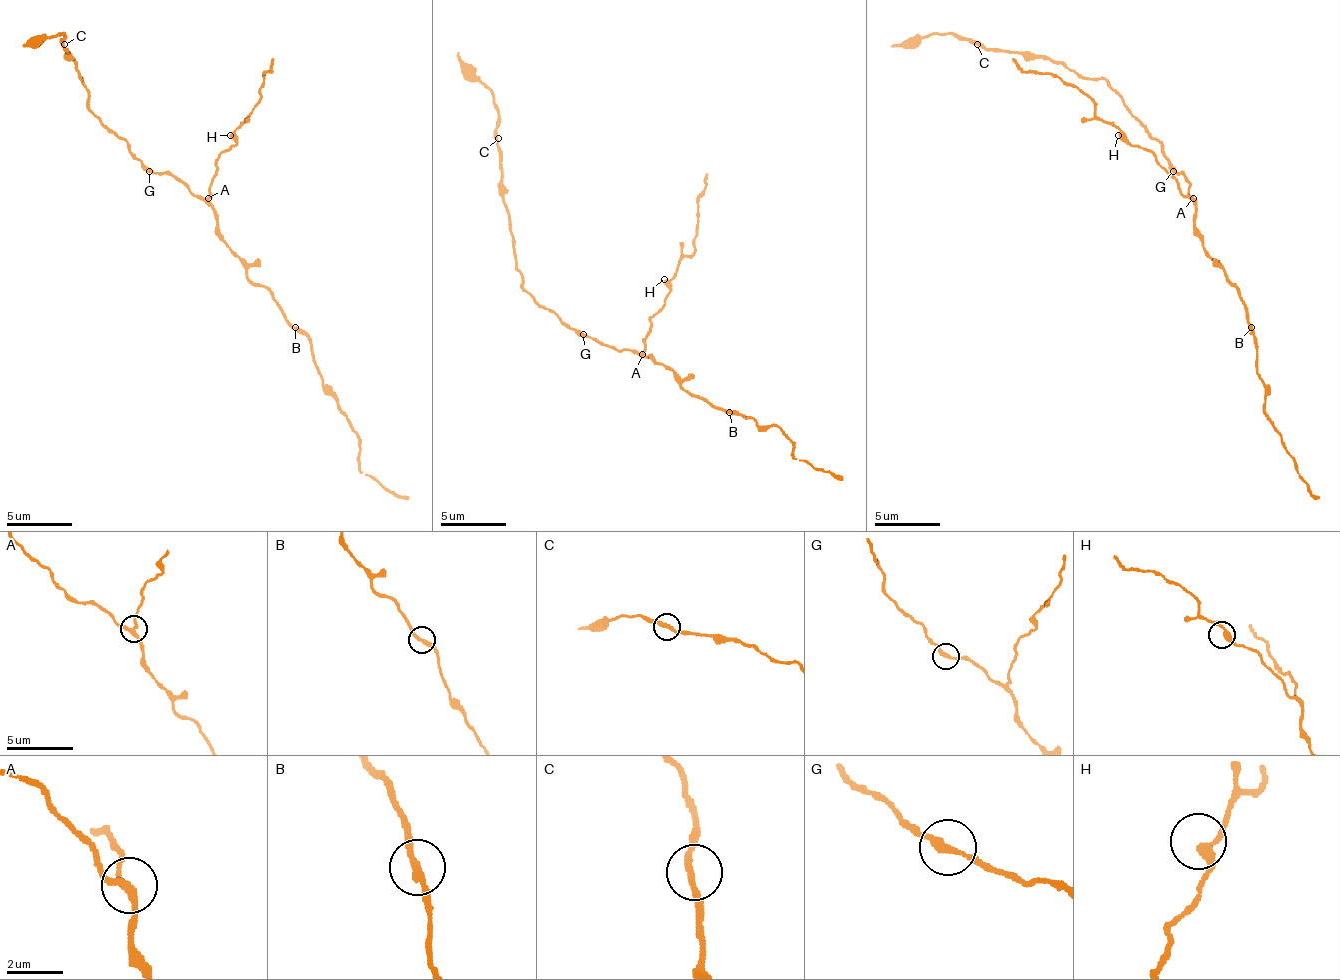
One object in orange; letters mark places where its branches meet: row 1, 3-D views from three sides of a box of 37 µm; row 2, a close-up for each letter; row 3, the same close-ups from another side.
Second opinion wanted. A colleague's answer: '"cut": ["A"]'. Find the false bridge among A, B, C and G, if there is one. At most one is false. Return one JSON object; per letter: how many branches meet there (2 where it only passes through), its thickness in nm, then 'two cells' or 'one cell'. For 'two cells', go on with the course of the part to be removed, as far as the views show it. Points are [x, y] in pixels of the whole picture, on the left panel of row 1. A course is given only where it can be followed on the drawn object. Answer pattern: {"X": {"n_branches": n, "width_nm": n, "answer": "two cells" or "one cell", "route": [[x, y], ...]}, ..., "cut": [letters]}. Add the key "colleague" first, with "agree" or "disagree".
{"colleague": "agree", "A": {"n_branches": 3, "width_nm": 240, "answer": "two cells", "route": [[207, 197], [217, 158], [233, 145], [233, 132], [259, 99], [263, 73], [272, 67], [272, 57]]}, "B": {"n_branches": 2, "width_nm": 280, "answer": "one cell"}, "C": {"n_branches": 2, "width_nm": 240, "answer": "one cell"}, "G": {"n_branches": 2, "width_nm": 280, "answer": "one cell"}, "cut": ["A"]}

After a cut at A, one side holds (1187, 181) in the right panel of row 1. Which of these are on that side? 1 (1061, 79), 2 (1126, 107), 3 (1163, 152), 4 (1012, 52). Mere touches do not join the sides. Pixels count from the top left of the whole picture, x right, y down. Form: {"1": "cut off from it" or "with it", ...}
{"1": "cut off from it", "2": "with it", "3": "with it", "4": "with it"}

